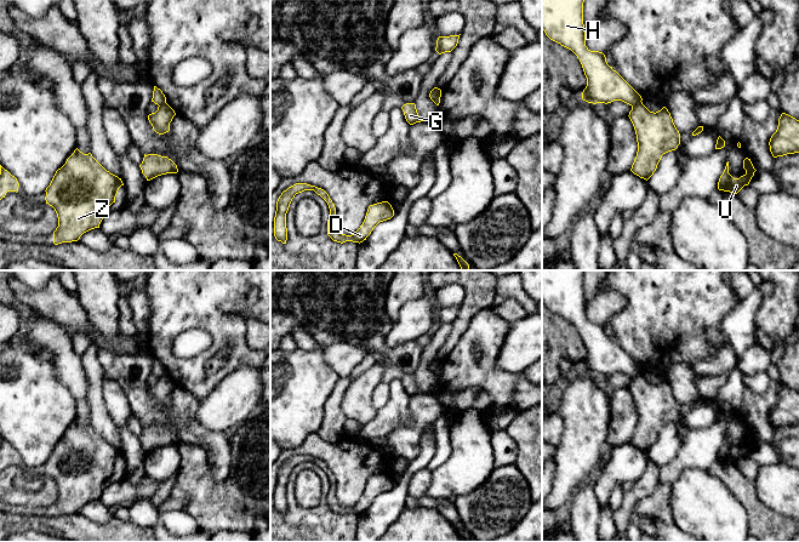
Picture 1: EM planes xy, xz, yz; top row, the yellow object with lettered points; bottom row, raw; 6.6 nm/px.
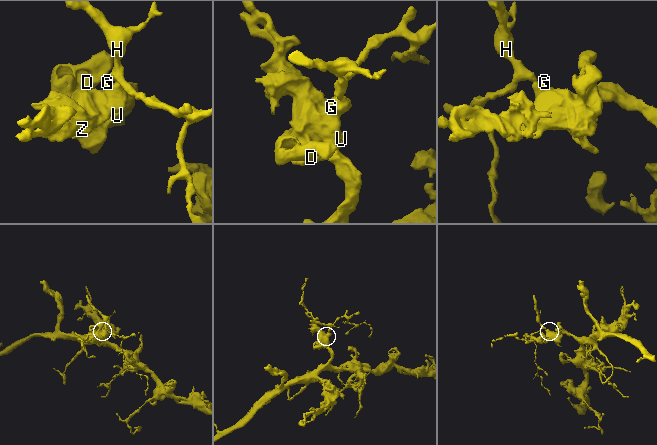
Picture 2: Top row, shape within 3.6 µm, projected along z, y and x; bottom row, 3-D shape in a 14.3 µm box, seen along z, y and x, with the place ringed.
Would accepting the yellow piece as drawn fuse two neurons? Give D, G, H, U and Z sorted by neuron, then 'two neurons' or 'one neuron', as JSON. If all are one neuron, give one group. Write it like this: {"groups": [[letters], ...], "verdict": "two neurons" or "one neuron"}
{"groups": [["D", "G", "U", "Z"], ["H"]], "verdict": "two neurons"}

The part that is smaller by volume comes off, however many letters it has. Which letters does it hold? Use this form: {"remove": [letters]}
{"remove": ["H"]}

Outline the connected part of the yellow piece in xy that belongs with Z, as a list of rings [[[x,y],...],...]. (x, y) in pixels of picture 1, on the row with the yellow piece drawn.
[[[78,148],[58,169],[46,188],[46,204],[52,206],[58,217],[58,227],[53,232],[53,244],[78,241],[80,236],[99,224],[107,209],[115,202],[121,178],[107,171],[91,153],[84,154]]]

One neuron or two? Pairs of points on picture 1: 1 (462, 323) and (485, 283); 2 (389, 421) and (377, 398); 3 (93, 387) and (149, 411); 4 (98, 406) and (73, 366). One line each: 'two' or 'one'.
1: one
2: two
3: two
4: two

